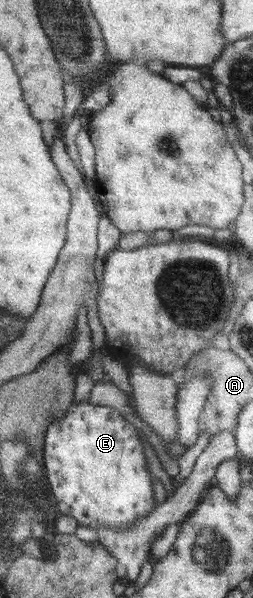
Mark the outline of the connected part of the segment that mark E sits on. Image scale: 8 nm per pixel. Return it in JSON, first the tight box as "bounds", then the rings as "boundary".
{"bounds":[44,400,158,530],"boundary":[[[90,400],[73,403],[62,419],[50,423],[44,443],[44,460],[51,491],[62,515],[72,515],[80,525],[98,530],[102,525],[124,529],[152,512],[158,505],[152,488],[155,477],[146,467],[146,456],[137,430],[122,411],[90,403]]]}

